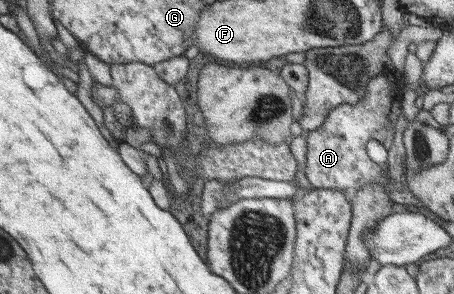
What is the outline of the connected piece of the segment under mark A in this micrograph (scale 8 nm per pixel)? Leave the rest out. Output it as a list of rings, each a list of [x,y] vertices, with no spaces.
[[[385,75],[369,79],[367,93],[361,104],[341,104],[334,107],[318,128],[308,130],[305,144],[304,175],[312,188],[347,190],[351,194],[367,191],[367,185],[382,179],[387,173],[384,164],[371,161],[365,153],[365,144],[374,139],[386,150],[392,144],[395,120],[401,112],[401,93],[385,79]]]

